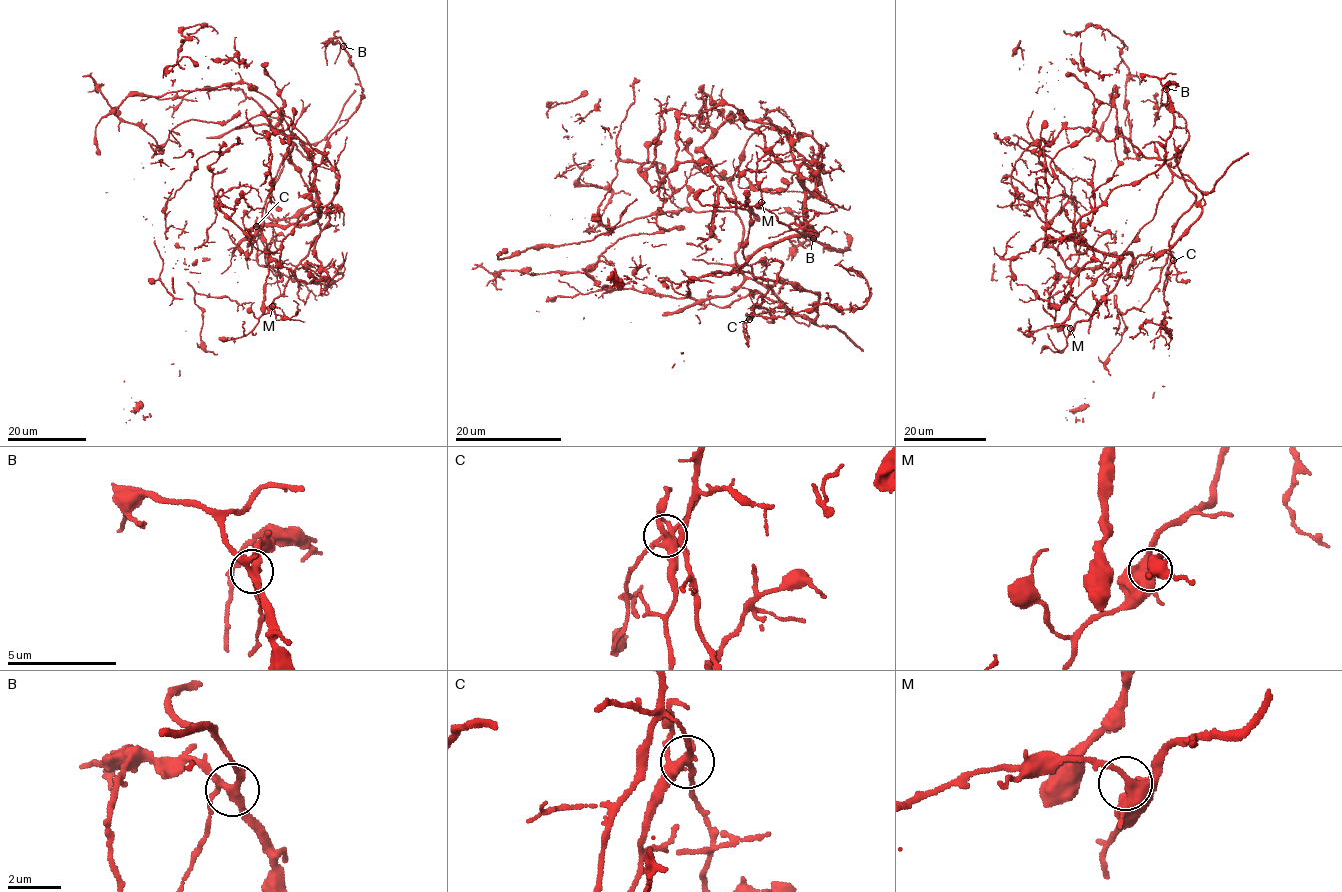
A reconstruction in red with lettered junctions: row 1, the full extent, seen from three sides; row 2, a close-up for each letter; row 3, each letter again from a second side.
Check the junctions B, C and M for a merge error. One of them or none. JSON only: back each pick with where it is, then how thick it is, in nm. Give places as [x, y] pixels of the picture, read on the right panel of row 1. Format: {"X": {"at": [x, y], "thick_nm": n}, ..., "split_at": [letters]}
{"C": {"at": [1173, 260], "thick_nm": 320}, "split_at": ["C"]}

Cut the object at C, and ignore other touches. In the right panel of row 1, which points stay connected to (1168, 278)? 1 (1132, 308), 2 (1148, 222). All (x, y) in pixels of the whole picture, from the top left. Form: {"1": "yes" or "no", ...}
{"1": "no", "2": "yes"}

